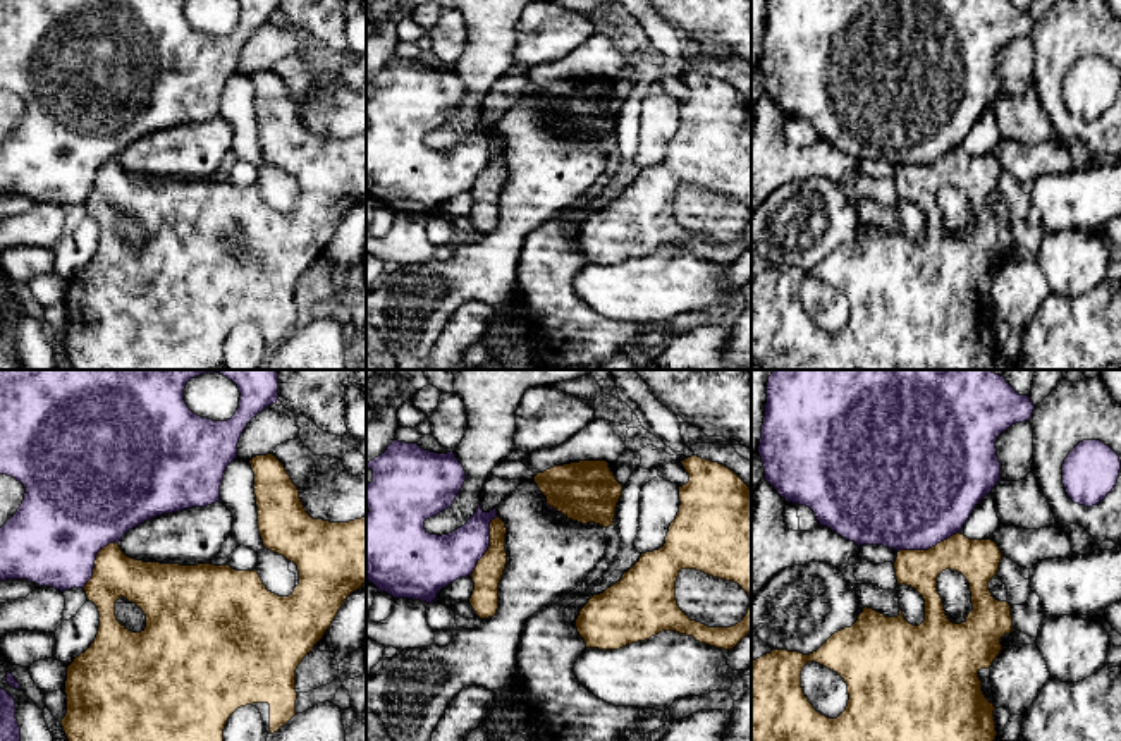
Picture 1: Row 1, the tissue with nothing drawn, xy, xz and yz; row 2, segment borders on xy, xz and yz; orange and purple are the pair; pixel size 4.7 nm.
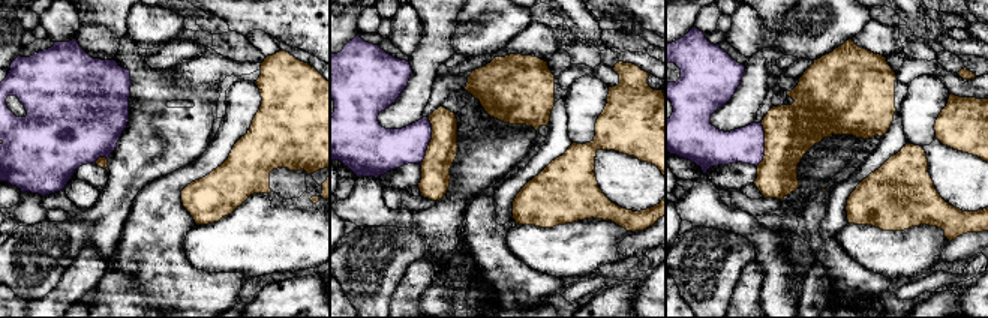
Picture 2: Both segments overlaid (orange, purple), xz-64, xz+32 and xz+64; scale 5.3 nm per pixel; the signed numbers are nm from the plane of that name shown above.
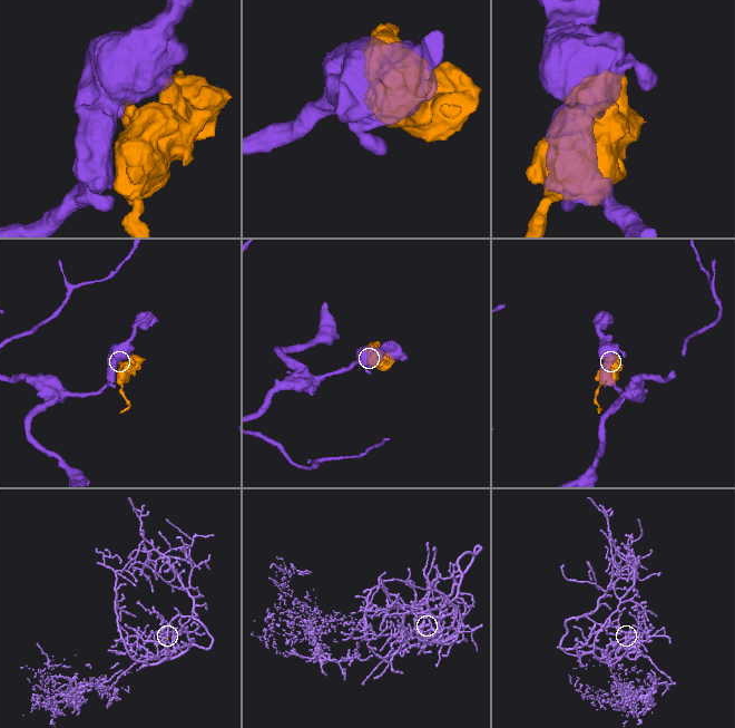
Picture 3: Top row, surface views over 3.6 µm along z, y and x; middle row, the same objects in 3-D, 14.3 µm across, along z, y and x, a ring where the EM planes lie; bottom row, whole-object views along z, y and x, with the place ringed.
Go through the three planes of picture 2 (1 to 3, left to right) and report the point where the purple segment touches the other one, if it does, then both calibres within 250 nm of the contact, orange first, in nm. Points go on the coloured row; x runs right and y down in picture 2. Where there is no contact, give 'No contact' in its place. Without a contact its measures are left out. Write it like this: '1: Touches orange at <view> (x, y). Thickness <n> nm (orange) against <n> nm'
1: Touches orange at xz-64 (101, 158). Thickness 60 nm (orange) against 480 nm
2: Touches orange at xz+32 (431, 141). Thickness 160 nm (orange) against 220 nm
3: Touches orange at xz+64 (765, 144). Thickness 280 nm (orange) against 190 nm

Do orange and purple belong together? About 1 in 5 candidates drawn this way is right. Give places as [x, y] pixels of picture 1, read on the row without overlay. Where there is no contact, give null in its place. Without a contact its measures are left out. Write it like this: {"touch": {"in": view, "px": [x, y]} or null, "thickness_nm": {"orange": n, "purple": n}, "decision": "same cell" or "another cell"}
{"touch": {"in": "yz", "px": [929, 164]}, "thickness_nm": {"orange": 190, "purple": 480}, "decision": "another cell"}

